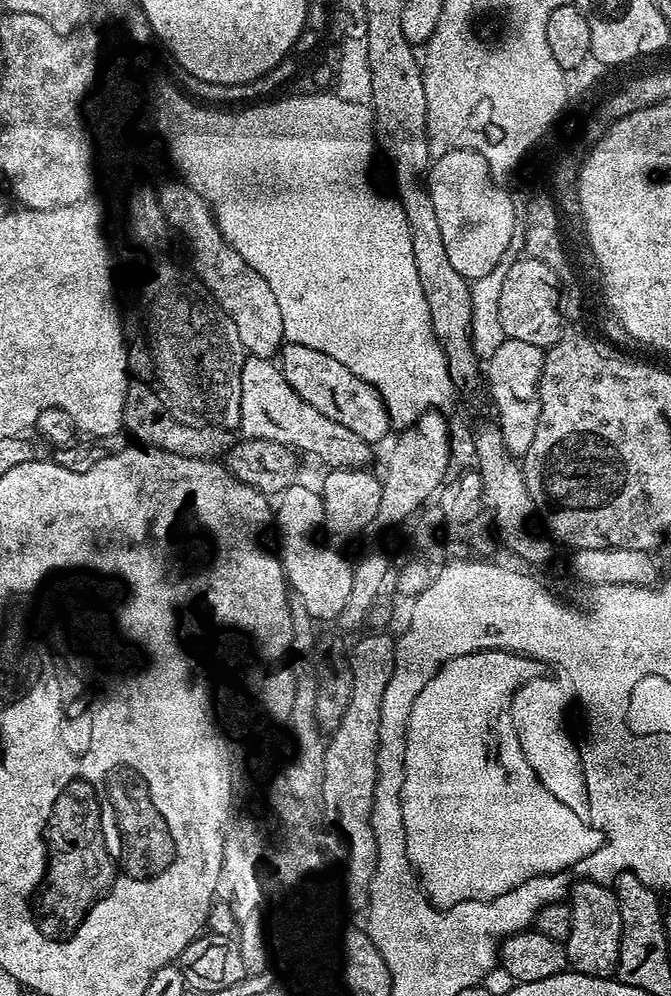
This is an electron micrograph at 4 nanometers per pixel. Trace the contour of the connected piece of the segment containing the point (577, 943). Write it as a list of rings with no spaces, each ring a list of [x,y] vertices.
[[[585,878],[572,885],[566,903],[572,907],[570,934],[563,941],[568,968],[587,976],[611,977],[618,966],[622,942],[622,914],[615,891],[599,879]]]

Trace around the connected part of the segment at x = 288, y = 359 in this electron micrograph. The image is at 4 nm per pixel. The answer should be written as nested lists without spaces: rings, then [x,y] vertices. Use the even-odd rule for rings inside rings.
[[[283,343],[278,353],[278,367],[280,373],[290,382],[290,386],[318,414],[326,414],[326,418],[334,418],[341,426],[346,426],[353,434],[366,438],[366,442],[373,446],[392,428],[392,420],[384,405],[384,399],[378,394],[370,382],[358,378],[354,370],[346,370],[342,362],[330,358],[330,354],[322,354],[318,350],[310,350],[310,346]]]

